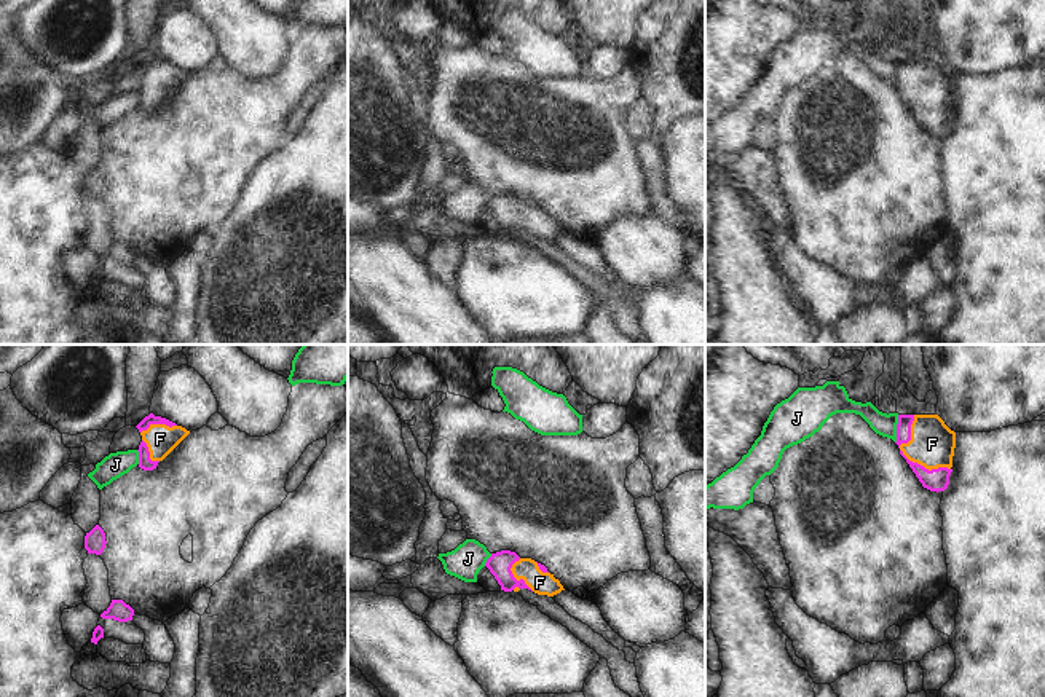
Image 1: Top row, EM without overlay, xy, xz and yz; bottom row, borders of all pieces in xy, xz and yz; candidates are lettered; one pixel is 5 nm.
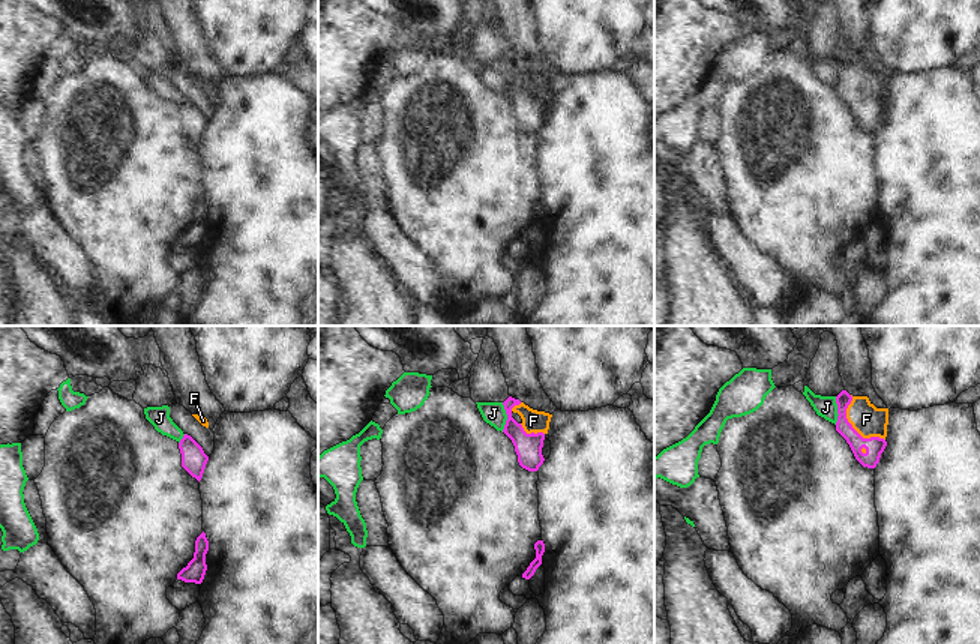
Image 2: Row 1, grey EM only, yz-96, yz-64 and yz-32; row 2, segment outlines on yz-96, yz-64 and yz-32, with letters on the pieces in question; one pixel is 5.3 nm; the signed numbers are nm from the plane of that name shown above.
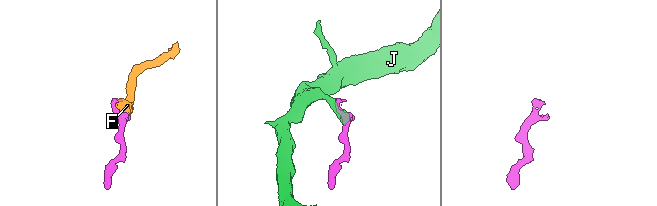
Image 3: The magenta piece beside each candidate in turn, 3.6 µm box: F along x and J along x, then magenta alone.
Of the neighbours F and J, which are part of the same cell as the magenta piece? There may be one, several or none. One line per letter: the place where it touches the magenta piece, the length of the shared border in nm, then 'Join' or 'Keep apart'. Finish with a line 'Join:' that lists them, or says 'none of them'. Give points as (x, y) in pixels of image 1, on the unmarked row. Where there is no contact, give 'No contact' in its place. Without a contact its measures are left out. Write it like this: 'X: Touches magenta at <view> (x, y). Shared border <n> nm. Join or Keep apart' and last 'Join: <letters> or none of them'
F: Touches magenta at yz (905, 99). Shared border 340 nm. Join
J: Touches magenta at yz (897, 72). Shared border 140 nm. Keep apart
Join: F

